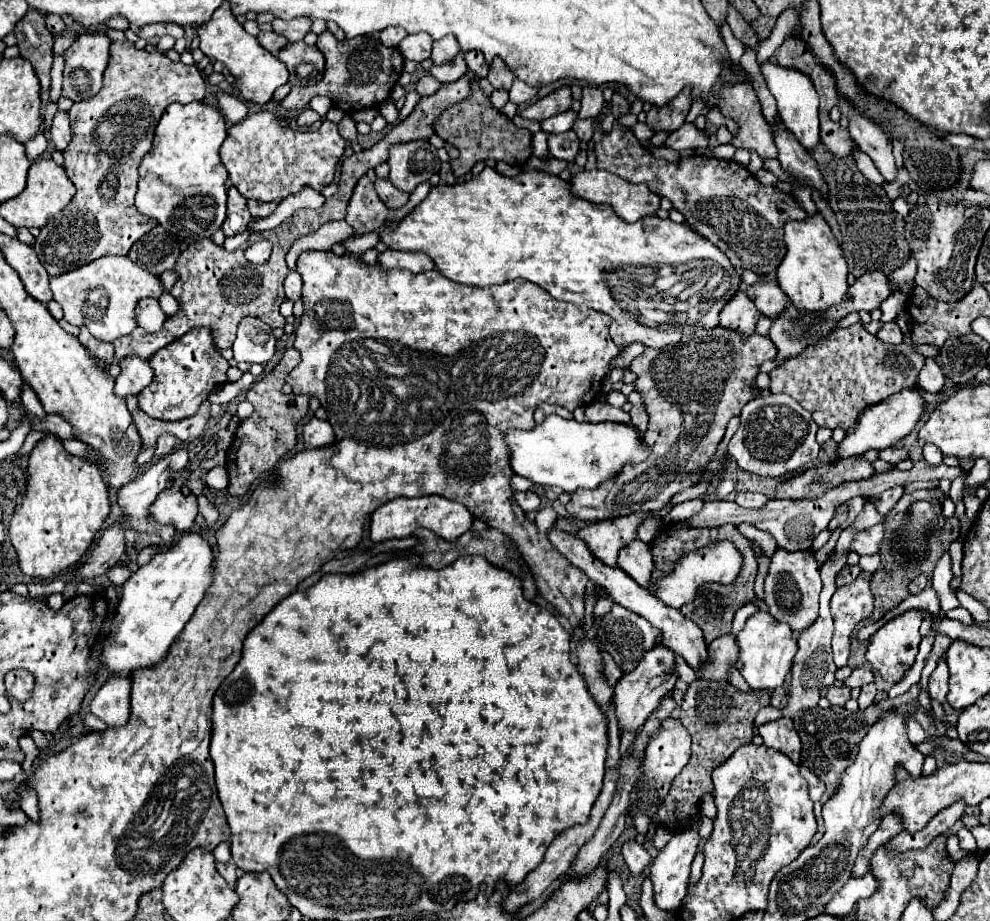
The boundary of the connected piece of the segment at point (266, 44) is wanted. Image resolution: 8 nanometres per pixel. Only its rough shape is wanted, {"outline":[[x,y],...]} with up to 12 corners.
{"outline":[[259,32],[257,42],[277,54],[287,42],[277,32]]}

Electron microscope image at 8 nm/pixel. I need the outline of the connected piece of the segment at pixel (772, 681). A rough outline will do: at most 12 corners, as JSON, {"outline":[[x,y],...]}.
{"outline":[[765,610],[737,634],[737,668],[753,690],[783,684],[797,654]]}

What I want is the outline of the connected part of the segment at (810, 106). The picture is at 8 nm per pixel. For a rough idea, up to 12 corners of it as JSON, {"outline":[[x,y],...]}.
{"outline":[[761,64],[785,130],[805,150],[819,138],[819,98],[797,70]]}

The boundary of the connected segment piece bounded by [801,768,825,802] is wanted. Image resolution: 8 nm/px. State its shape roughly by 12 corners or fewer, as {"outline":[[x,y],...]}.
{"outline":[[801,768],[801,774],[809,782],[809,798],[819,802],[825,784],[811,774],[809,770]]}

